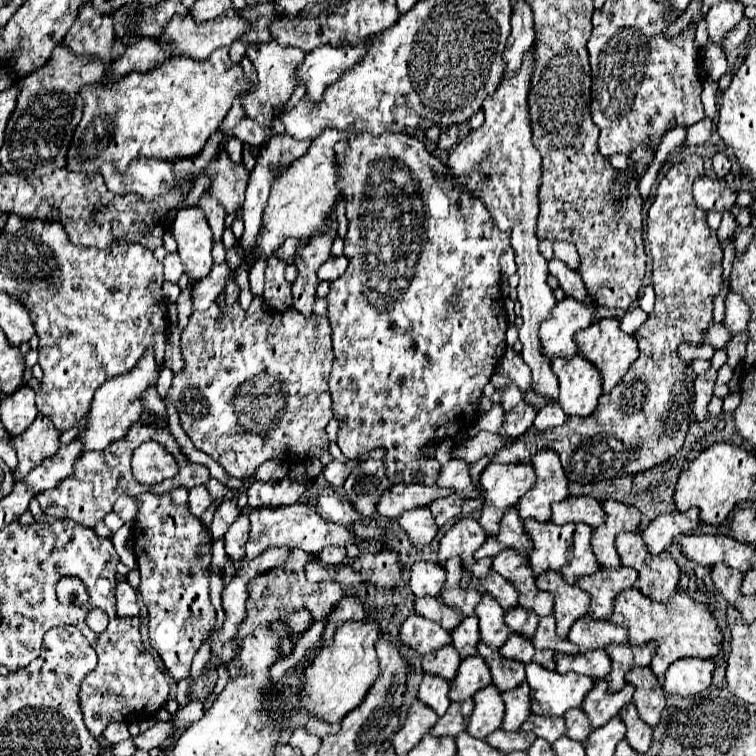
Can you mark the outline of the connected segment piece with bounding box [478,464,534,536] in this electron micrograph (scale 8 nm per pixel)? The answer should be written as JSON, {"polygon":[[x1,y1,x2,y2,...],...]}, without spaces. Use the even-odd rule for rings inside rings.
{"polygon":[[490,464,482,472,480,486,484,490,484,506,478,522,486,530,486,536,494,536,506,508,516,506,518,500,530,490,530,486,534,486,534,468,530,464]]}

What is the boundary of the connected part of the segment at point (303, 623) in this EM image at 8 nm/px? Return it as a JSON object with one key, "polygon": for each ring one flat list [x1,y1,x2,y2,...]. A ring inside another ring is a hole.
{"polygon":[[300,610,300,612,296,612,296,614,290,614,290,618,286,618,284,620,284,624,286,624,286,628,288,628,288,636,290,638,294,638,294,640,298,640,306,630,310,630,310,626,314,624,314,620,310,620,312,616,310,616,310,612,306,612,306,610]]}

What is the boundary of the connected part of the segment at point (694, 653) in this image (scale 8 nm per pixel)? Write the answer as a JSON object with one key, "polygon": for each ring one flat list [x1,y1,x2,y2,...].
{"polygon":[[638,588,624,590,614,600,614,612,610,622,616,626,628,628,628,642,630,646,644,646,648,642,656,642,656,654,650,662,650,670,662,682,664,672,668,666,680,658,704,658,712,660,722,648,722,632,716,626,712,612,706,606,694,602,688,594,678,592,666,602,654,602,646,598]]}

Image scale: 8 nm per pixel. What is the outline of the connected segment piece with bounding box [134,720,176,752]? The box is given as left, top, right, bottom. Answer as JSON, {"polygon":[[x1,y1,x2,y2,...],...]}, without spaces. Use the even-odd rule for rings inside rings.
{"polygon":[[168,720,168,722,156,722,148,732,134,736,134,742,136,742,138,750,148,752,150,748,160,746,166,738,170,738,170,736,174,736,174,734,176,734,176,724,174,724,174,720]]}

